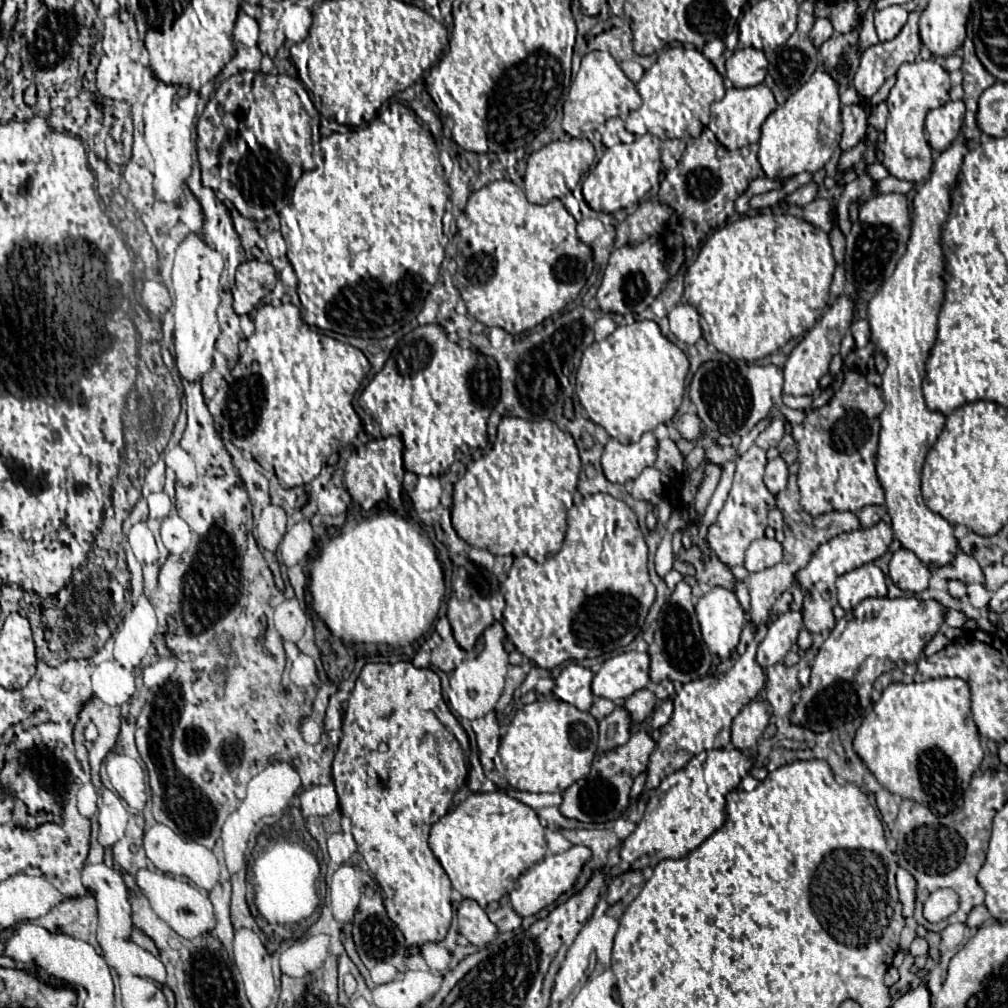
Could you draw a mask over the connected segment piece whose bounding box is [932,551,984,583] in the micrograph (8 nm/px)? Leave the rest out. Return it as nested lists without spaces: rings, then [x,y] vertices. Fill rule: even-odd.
[[[958,551],[954,561],[948,565],[940,565],[940,567],[932,567],[932,571],[942,577],[942,579],[960,579],[964,583],[984,583],[982,581],[982,569],[980,565],[974,561],[974,557]]]

